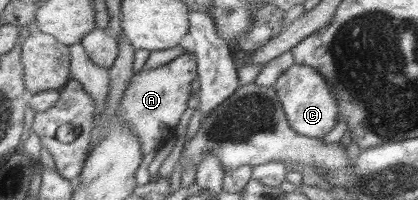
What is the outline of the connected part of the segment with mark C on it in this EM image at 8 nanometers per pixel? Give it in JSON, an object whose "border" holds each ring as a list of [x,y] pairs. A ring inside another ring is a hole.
{"border":[[[292,64],[273,82],[283,113],[290,128],[302,136],[320,139],[328,134],[337,120],[337,104],[326,81],[314,70],[304,65]]]}

